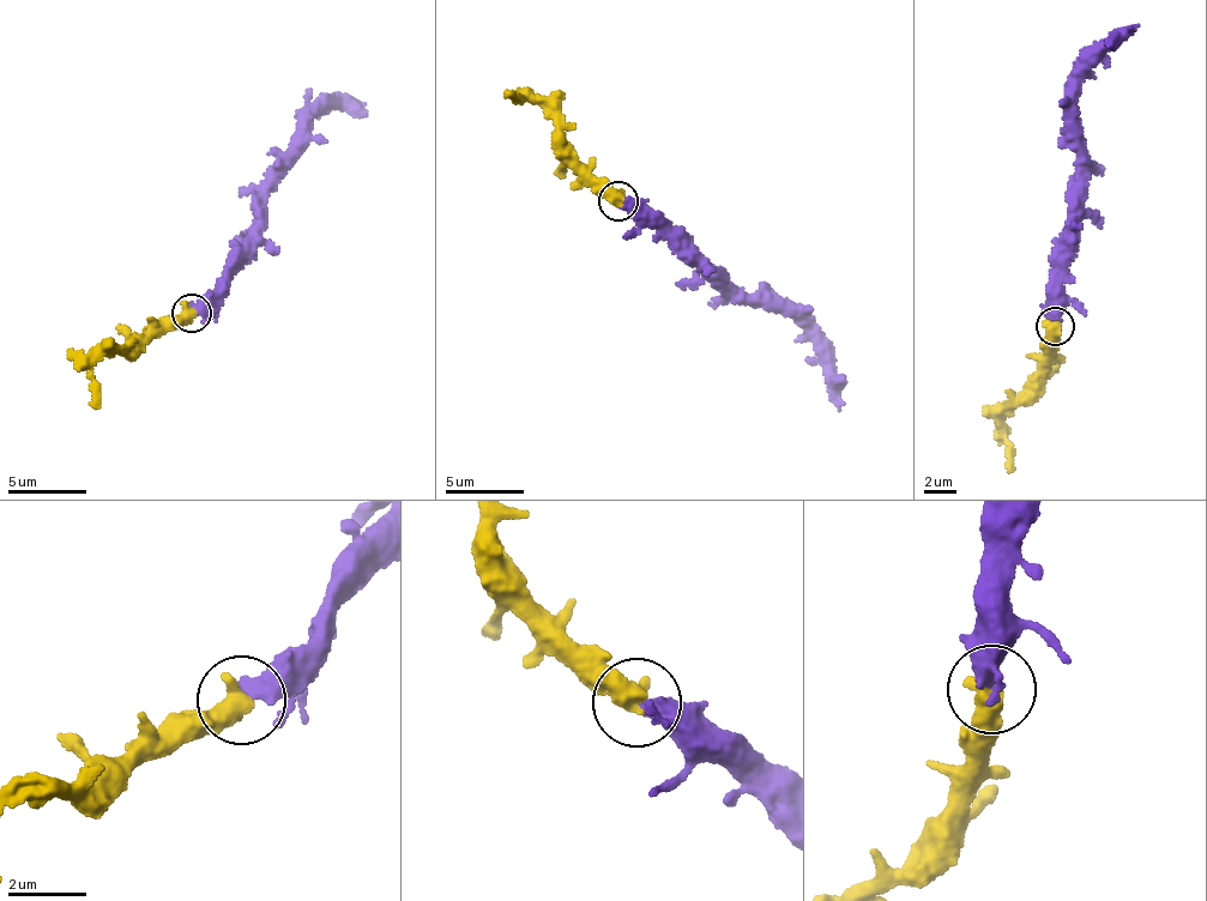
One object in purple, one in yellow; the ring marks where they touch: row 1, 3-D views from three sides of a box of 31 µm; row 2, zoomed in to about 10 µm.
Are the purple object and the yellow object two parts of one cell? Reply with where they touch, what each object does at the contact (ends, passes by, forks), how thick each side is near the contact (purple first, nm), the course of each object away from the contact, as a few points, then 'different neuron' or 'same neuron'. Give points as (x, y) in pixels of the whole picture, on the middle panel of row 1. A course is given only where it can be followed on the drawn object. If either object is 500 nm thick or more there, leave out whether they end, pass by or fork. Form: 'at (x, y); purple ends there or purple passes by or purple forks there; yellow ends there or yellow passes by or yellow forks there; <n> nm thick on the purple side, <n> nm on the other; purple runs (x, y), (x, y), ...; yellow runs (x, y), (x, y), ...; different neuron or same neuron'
at (619, 201); 480 nm thick on the purple side, 600 nm on the other; purple runs (619, 200), (731, 284), (795, 318), (827, 366), (839, 410); yellow runs (619, 200), (575, 159), (556, 114), (541, 102), (510, 94); same neuron

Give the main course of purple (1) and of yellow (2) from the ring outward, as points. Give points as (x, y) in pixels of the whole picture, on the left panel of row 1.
1: (192, 313), (224, 283), (229, 254), (257, 235), (260, 193), (289, 157), (297, 127), (333, 104), (360, 103)
2: (192, 313), (98, 356), (91, 369), (100, 406)

